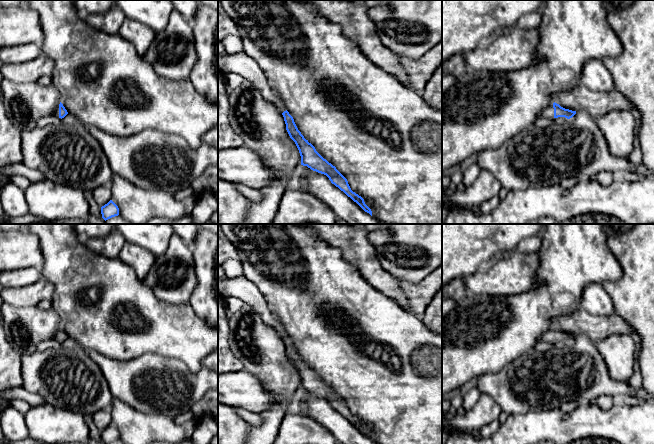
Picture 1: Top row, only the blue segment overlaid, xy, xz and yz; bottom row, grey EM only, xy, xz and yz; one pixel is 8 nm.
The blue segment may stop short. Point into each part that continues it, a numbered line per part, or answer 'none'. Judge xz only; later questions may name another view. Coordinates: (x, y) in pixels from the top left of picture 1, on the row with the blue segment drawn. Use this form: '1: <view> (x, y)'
1: xz (240, 63)

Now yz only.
1: yz (548, 112)

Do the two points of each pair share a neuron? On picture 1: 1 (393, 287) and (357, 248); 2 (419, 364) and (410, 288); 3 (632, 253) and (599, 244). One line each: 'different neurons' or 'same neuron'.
1: same neuron
2: different neurons
3: different neurons

